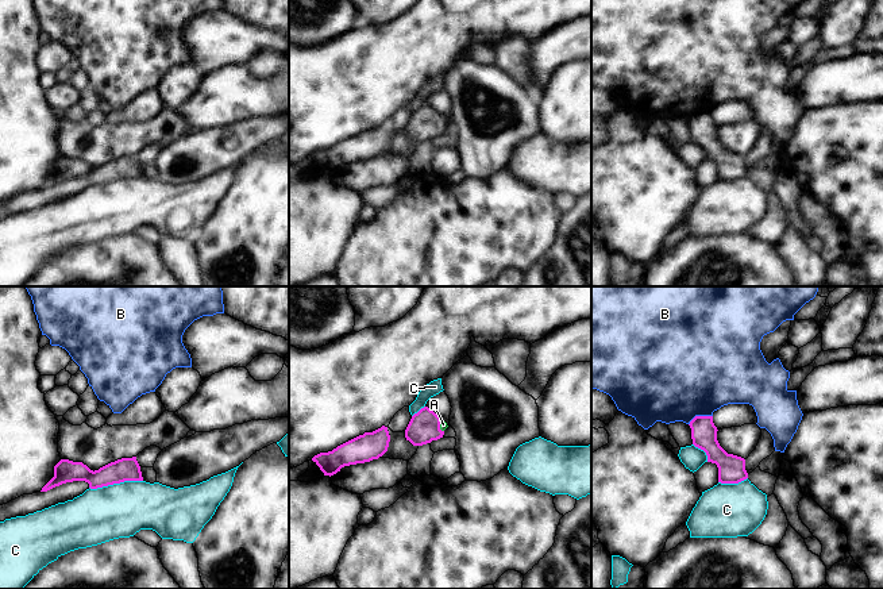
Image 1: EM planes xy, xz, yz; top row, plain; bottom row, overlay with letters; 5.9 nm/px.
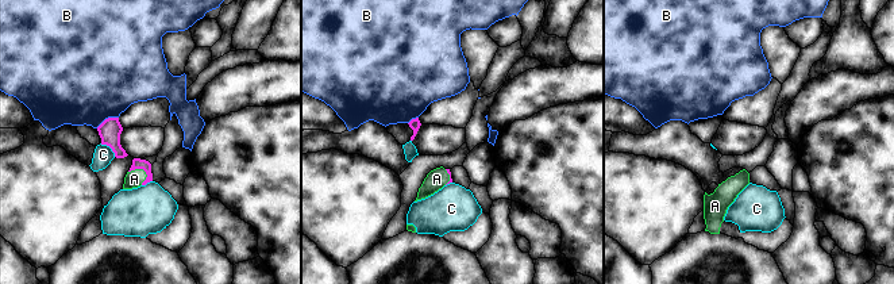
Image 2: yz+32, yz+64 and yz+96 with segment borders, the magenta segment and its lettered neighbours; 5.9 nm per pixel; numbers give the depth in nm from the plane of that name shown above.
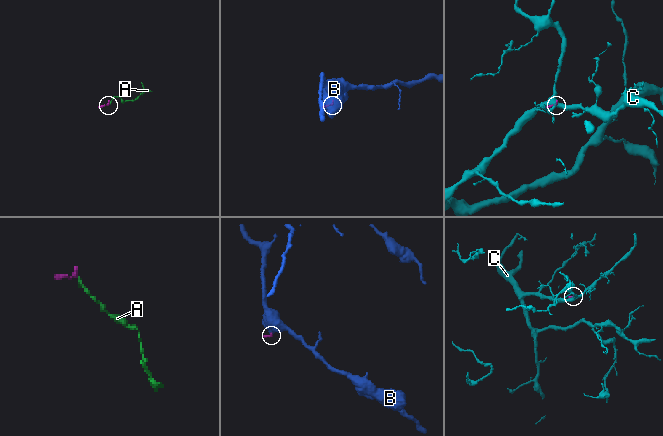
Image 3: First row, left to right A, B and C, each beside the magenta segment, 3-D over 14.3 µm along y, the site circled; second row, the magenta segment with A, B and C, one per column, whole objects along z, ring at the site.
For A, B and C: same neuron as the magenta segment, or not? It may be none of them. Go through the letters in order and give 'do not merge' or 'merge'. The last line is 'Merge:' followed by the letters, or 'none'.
A: merge
B: do not merge
C: do not merge
Merge: A

